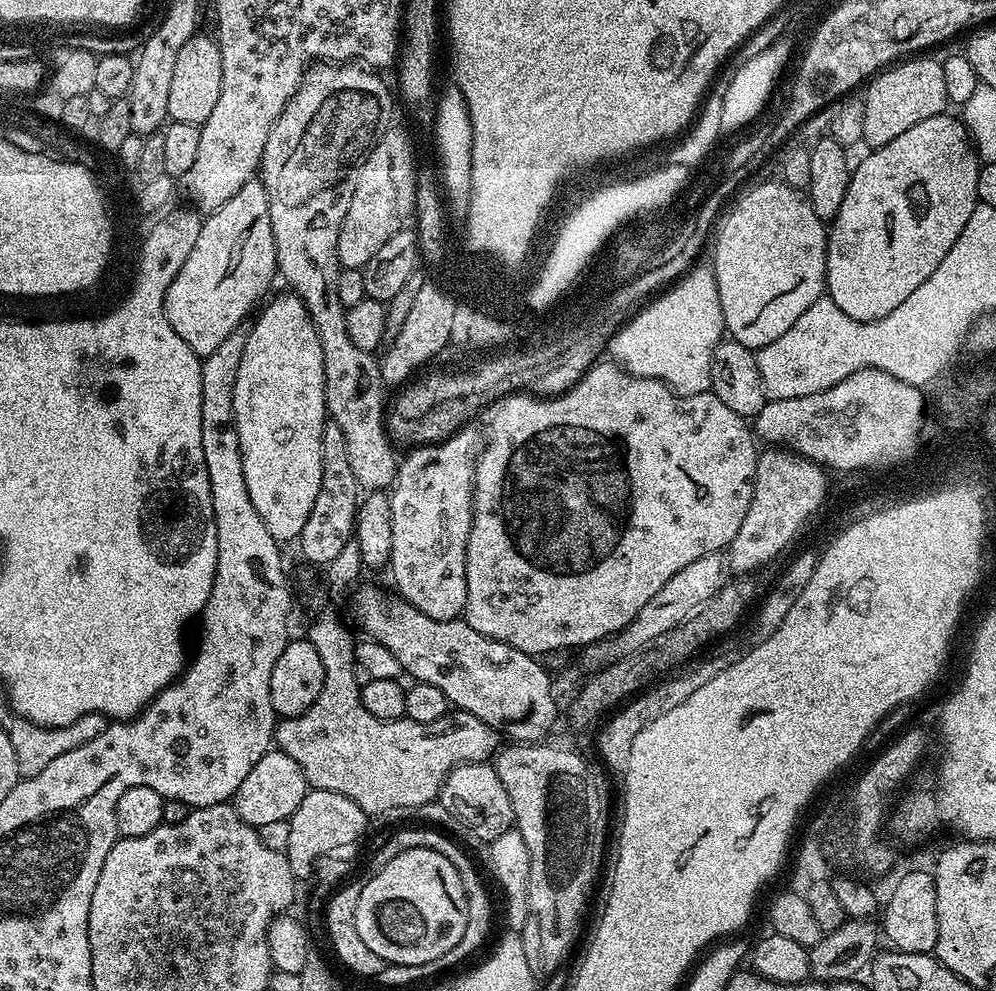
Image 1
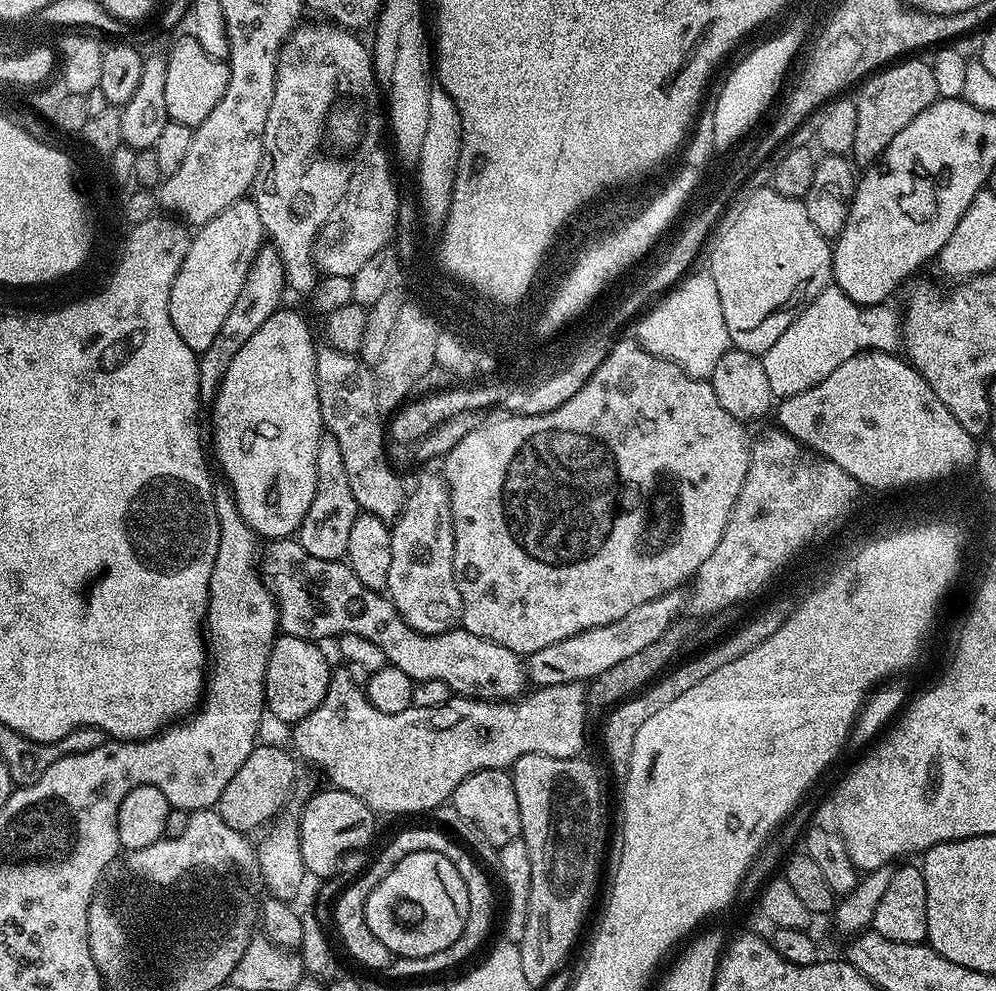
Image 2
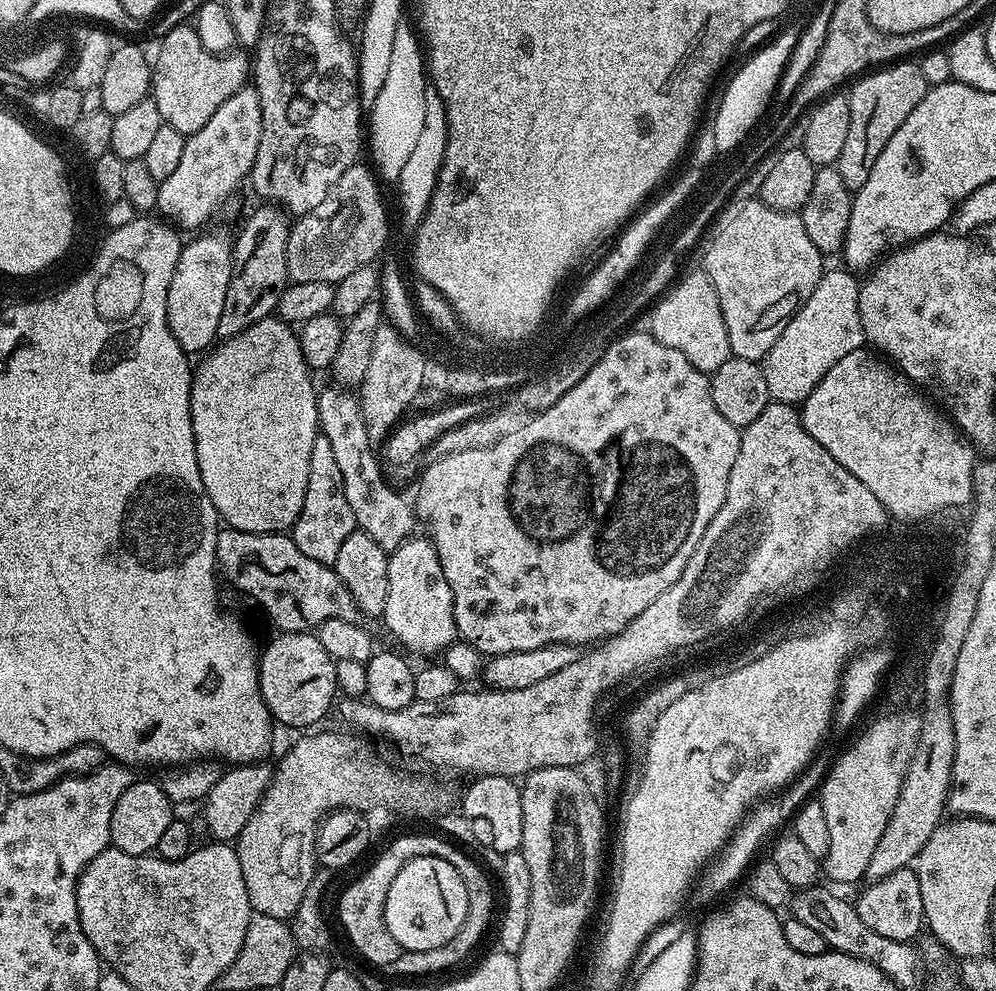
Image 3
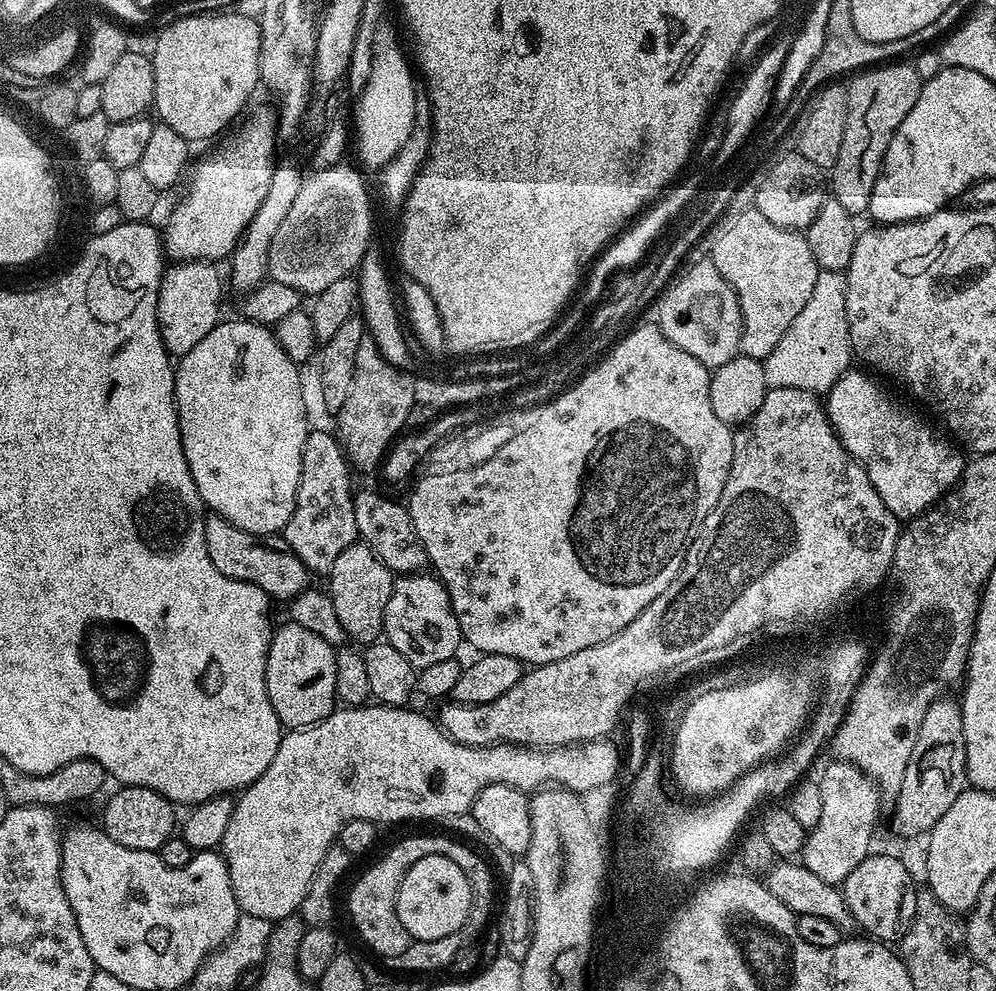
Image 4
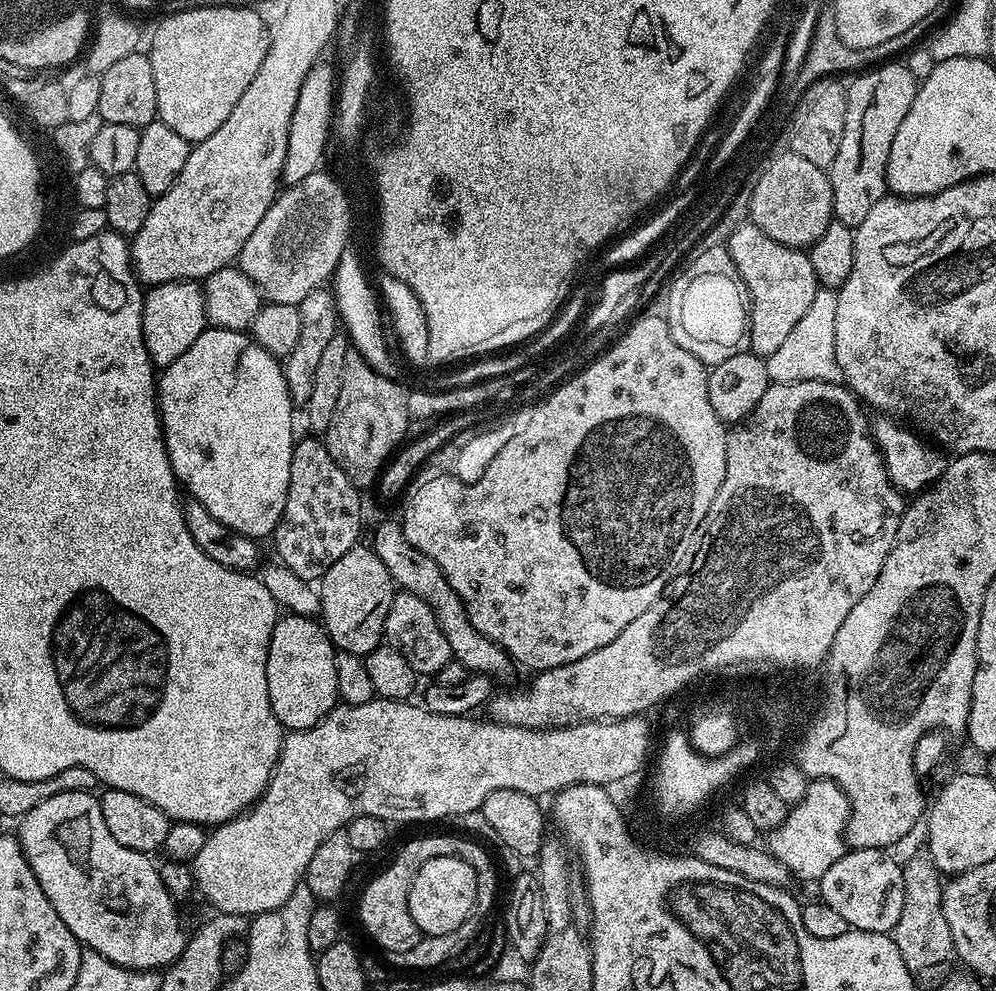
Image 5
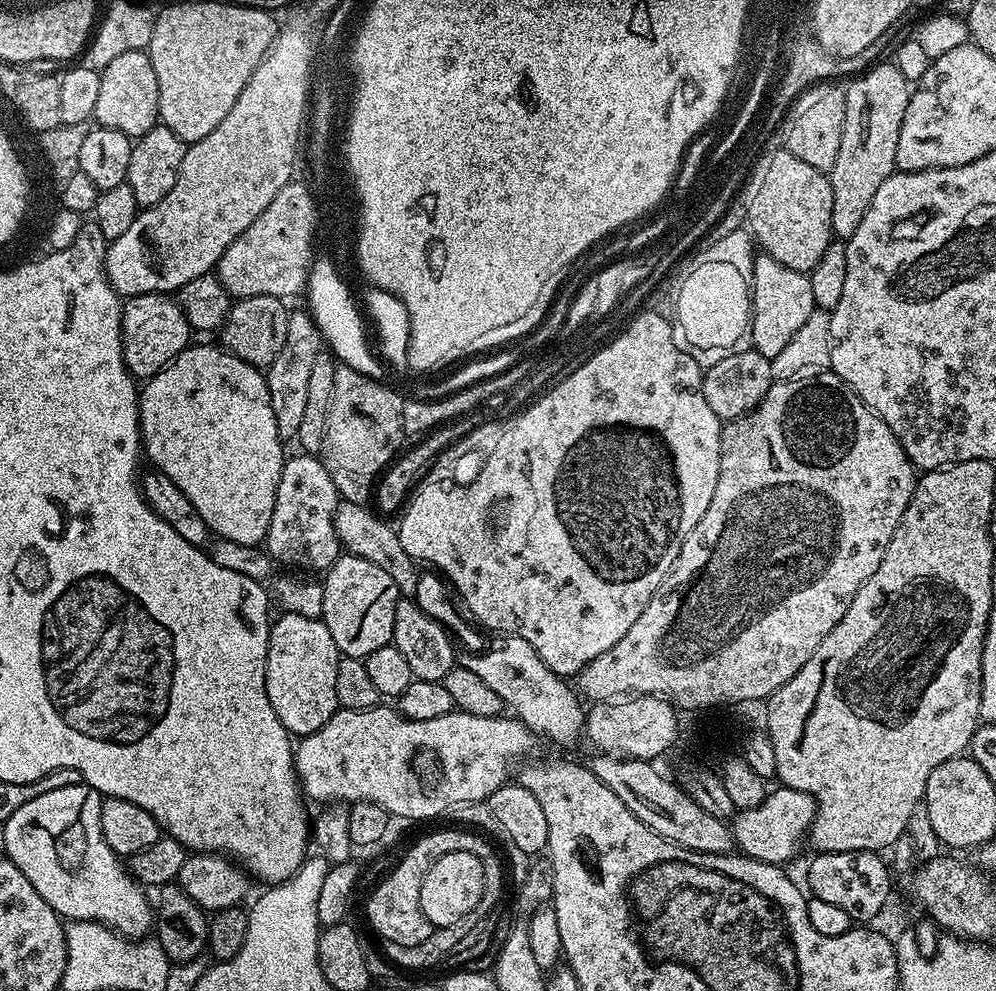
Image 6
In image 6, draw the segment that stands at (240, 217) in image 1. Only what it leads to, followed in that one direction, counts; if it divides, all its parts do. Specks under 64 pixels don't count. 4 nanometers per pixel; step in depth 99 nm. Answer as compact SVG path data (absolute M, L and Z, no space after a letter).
M147 292L129 296L123 301L122 310L122 346L124 361L128 372L140 382L147 382L164 367L178 358L184 348L189 347L194 329L188 324L186 314L171 295L163 292Z

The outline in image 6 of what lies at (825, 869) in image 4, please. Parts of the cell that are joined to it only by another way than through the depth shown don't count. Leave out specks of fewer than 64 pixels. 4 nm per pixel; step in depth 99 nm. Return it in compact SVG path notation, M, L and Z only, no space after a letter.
M776 786L769 791L758 806L737 811L731 817L730 829L735 847L755 860L777 866L787 865L787 860L796 856L800 843L812 831L812 820L816 817L816 800L802 790Z

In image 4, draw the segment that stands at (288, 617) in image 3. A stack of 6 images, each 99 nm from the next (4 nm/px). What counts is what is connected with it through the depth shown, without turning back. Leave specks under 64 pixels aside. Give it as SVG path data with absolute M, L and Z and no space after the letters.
M215 514L204 517L206 526L206 554L210 554L210 562L218 566L218 570L226 578L241 580L247 584L258 586L273 601L290 602L297 594L309 587L310 573L308 567L300 561L298 554L290 550L290 546L279 535L259 536L246 530L238 530L226 518Z

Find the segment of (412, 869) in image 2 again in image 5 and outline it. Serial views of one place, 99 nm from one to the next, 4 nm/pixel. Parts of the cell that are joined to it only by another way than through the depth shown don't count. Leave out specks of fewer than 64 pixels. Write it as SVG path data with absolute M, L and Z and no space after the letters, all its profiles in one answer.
M439 856L423 861L413 871L406 916L417 933L450 934L450 930L458 930L466 922L475 901L476 875L470 865L457 856Z

